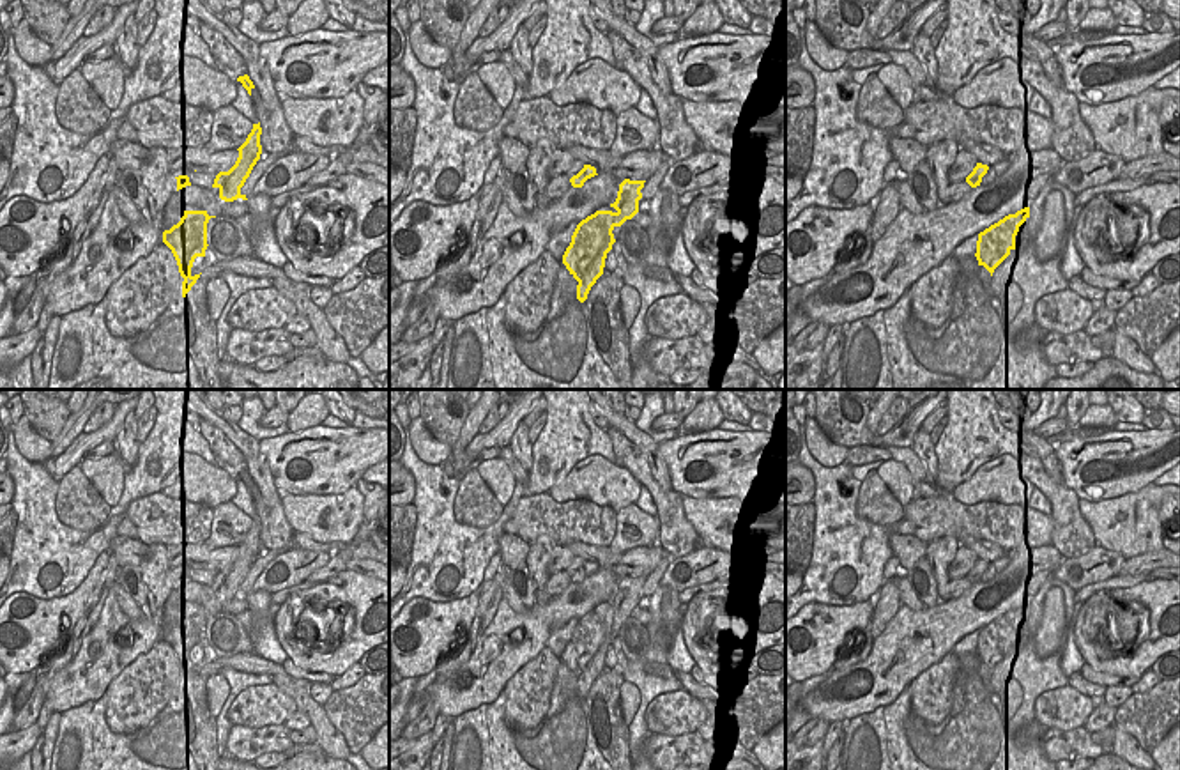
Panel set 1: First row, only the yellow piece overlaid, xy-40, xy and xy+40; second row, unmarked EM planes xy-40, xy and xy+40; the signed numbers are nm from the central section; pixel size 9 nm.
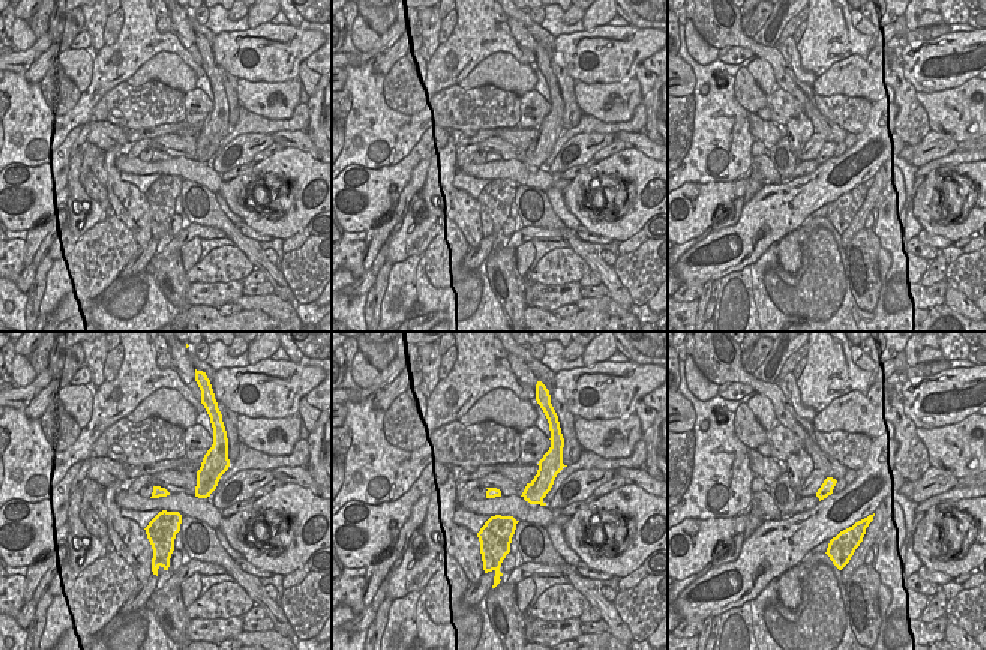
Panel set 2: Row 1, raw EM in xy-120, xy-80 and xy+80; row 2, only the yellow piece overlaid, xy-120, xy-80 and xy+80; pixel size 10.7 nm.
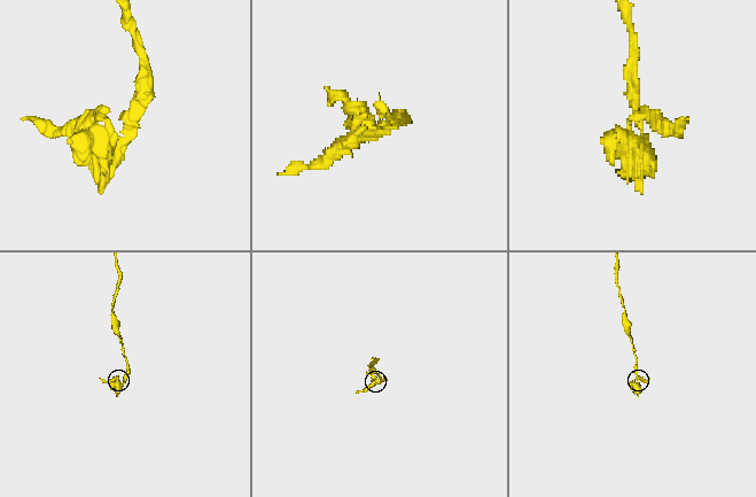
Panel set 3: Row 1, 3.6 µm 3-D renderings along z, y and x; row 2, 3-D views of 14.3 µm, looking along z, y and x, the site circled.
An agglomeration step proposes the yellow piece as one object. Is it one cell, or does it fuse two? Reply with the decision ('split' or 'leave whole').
split

